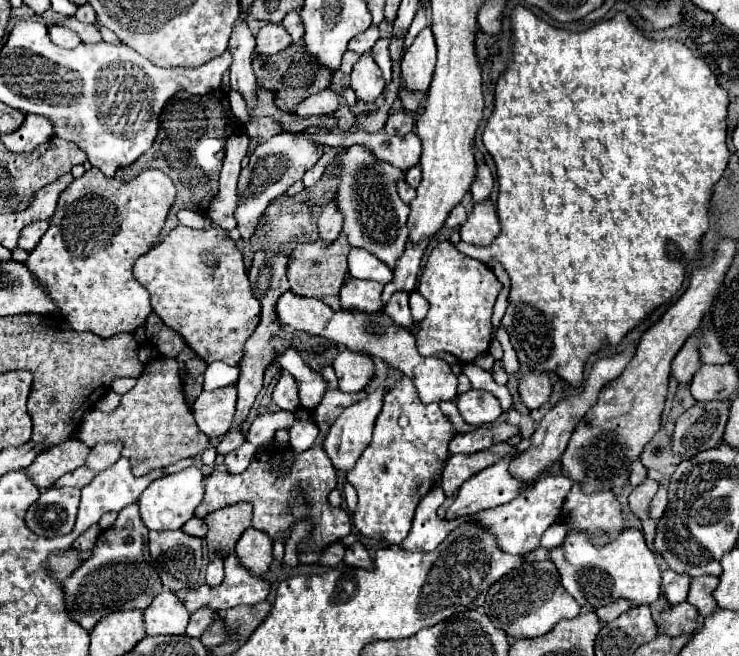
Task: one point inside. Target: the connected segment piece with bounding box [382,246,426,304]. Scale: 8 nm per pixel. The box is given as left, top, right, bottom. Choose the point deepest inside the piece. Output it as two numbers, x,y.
406,271

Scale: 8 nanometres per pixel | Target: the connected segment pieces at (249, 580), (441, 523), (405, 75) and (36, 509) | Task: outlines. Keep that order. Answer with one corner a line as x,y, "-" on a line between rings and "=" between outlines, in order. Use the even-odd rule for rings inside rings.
232,552
224,560
224,570
226,570
224,580
216,588
210,588
204,584
204,586
198,586
192,590
176,592
176,596
184,602
184,606
190,610
190,614
206,604
220,612
220,610
234,608
238,604
256,604
268,596
270,582
266,578
252,574
240,562
236,552
=
438,484
436,490
430,490
420,506
416,508
414,520
412,520
412,530
408,534
408,538
404,538
404,542
400,546
404,546
406,550
434,550
452,528
456,528
460,522
468,520
468,518
460,518
460,520
440,520
436,516
438,506
444,502
444,492
442,486
=
426,26
414,38
412,46
402,56
402,80
410,90
422,90
430,86
432,70
436,64
436,44
434,34
=
48,488
26,510
26,526
44,538
64,536
74,528
80,488

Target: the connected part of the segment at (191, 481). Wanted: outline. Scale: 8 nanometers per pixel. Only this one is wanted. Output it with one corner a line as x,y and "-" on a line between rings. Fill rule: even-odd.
190,466
176,474
162,476
154,480
140,496
140,516
142,522
148,526
148,530
180,530
188,518
194,516
194,508
200,504
204,496
204,474
200,468

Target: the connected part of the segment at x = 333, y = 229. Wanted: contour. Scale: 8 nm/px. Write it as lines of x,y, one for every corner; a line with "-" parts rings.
330,200
330,202
324,206
322,216
320,216
320,220
318,220
318,230
320,230
322,240
334,242
334,240
338,238
342,226
344,226
344,216
340,214
338,204
336,204
334,200

